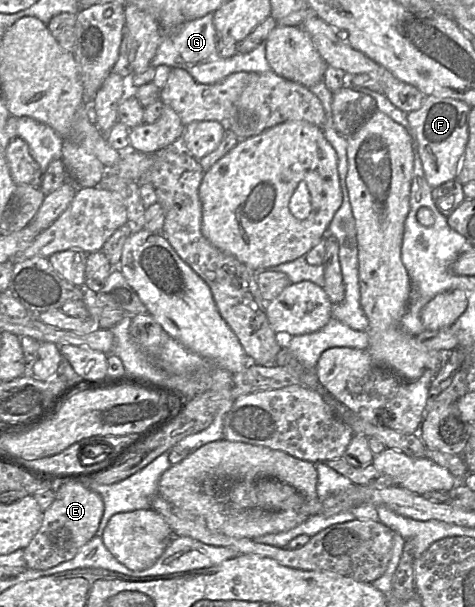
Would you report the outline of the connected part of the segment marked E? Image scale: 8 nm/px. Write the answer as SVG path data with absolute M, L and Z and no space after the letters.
M65 479L55 493L55 500L43 513L40 529L24 549L25 561L34 570L47 570L73 559L96 535L104 513L101 495L76 479Z

